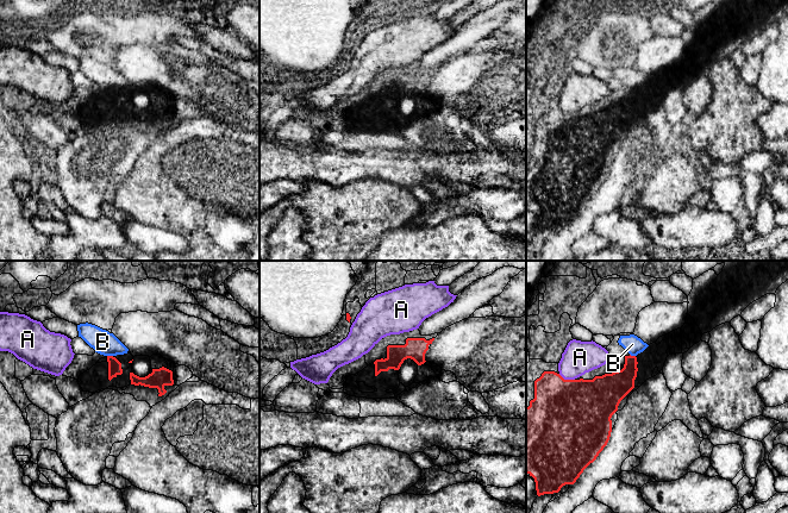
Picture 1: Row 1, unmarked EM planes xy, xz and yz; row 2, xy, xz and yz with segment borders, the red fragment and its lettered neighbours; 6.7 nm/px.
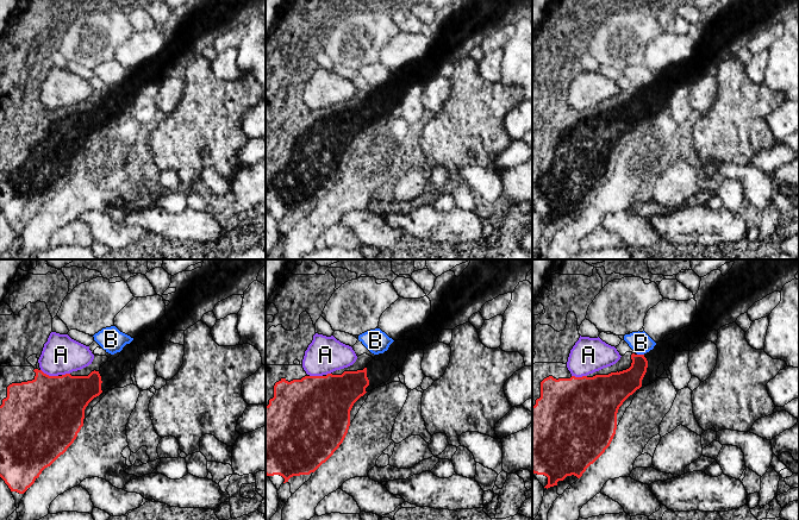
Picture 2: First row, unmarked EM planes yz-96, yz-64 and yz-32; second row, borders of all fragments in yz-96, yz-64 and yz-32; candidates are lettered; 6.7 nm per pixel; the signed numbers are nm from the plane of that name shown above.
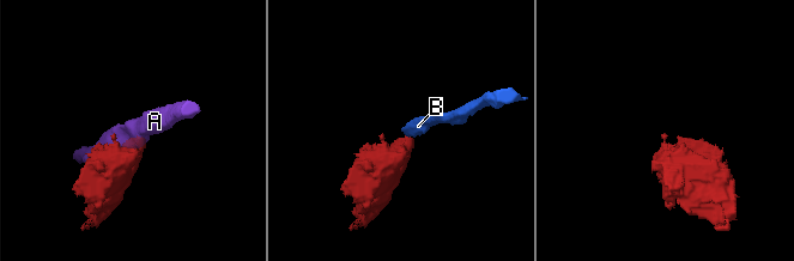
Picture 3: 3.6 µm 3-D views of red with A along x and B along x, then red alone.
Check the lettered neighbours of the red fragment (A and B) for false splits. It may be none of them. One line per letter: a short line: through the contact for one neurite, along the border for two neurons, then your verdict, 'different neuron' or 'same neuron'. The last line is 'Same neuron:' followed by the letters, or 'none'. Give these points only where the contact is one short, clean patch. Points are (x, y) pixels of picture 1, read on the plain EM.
A: different neuron
B: xy (107, 88), (112, 89) | different neuron
Same neuron: none

